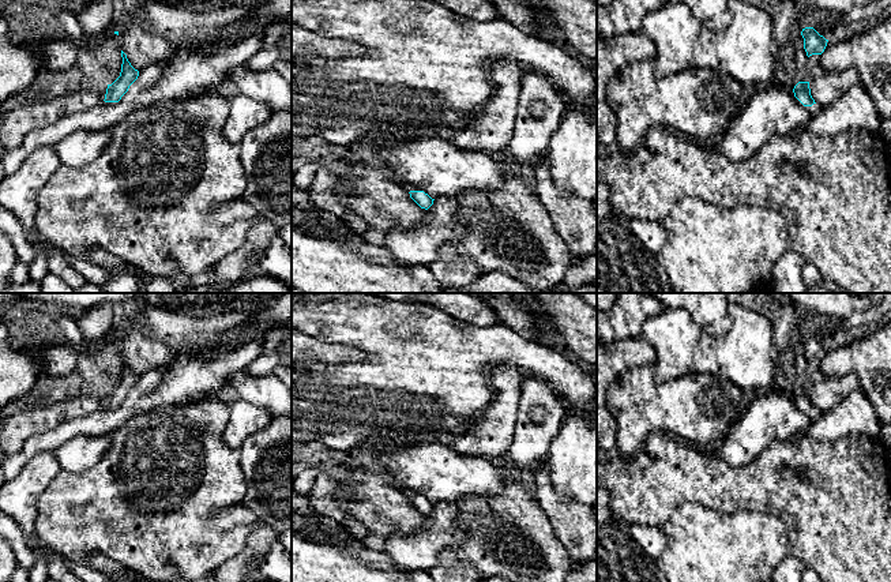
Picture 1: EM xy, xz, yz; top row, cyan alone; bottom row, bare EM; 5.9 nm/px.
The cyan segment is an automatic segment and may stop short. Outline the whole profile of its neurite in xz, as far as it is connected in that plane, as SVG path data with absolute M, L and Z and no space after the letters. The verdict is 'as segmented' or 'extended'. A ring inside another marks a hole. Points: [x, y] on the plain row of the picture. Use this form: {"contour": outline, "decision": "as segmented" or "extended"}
{"contour": "M410 496L410 503L421 512L428 515L432 510L433 506L428 499L424 496Z", "decision": "as segmented"}

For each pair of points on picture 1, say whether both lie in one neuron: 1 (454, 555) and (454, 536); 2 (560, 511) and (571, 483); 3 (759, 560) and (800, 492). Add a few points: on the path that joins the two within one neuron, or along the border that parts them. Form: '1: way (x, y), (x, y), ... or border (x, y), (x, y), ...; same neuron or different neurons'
1: border (459, 515), (463, 540), (444, 548), (439, 563); different neurons
2: border (551, 468), (552, 487), (560, 495), (582, 504); different neurons
3: border (752, 510), (775, 515), (785, 525), (788, 552); different neurons

